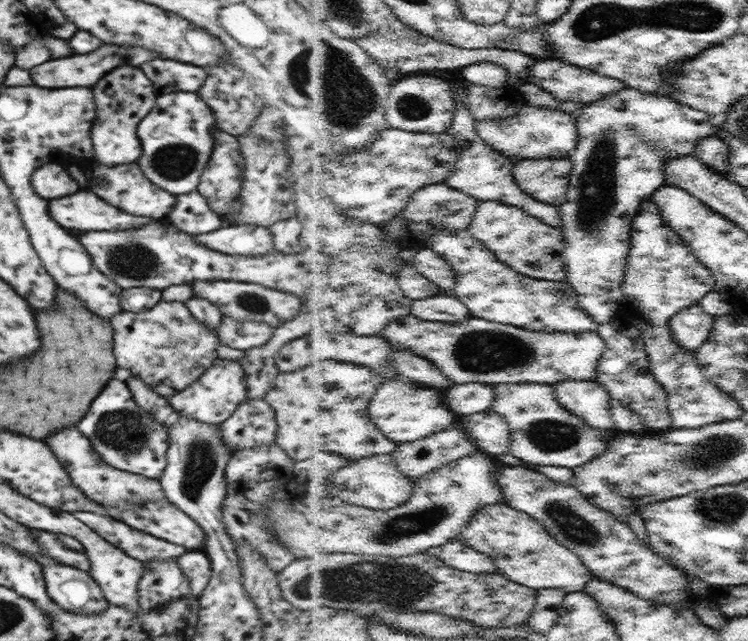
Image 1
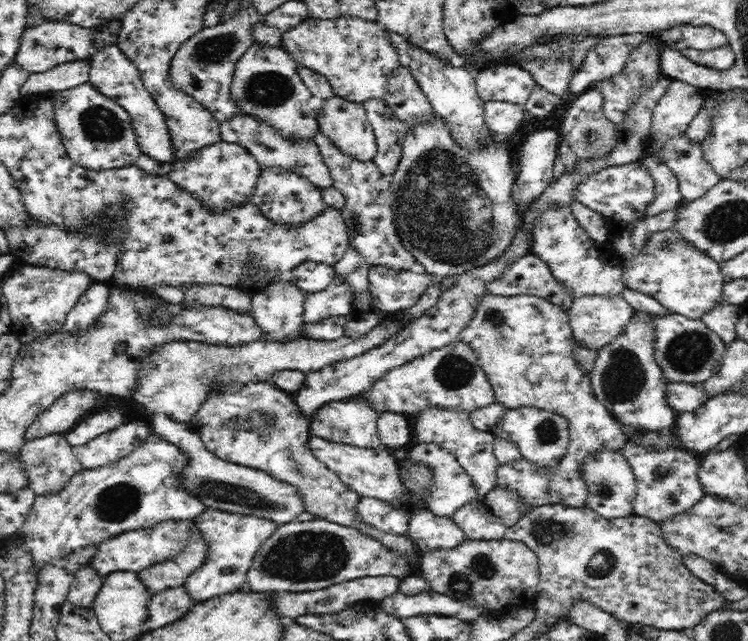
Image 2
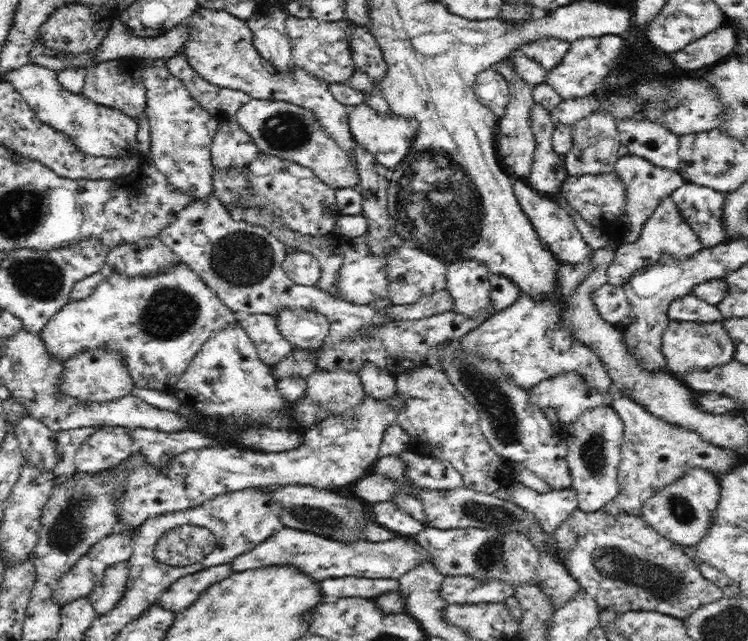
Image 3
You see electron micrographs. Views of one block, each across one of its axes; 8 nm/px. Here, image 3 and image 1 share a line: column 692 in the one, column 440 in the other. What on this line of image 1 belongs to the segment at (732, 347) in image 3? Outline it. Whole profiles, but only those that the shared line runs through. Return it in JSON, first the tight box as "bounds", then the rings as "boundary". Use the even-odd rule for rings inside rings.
{"bounds":[382,314,608,384],"boundary":[[[414,314],[394,320],[382,333],[393,345],[405,346],[429,358],[458,384],[540,383],[597,380],[599,364],[608,346],[598,331],[538,332],[516,324],[472,316],[460,322],[424,320]]]}

